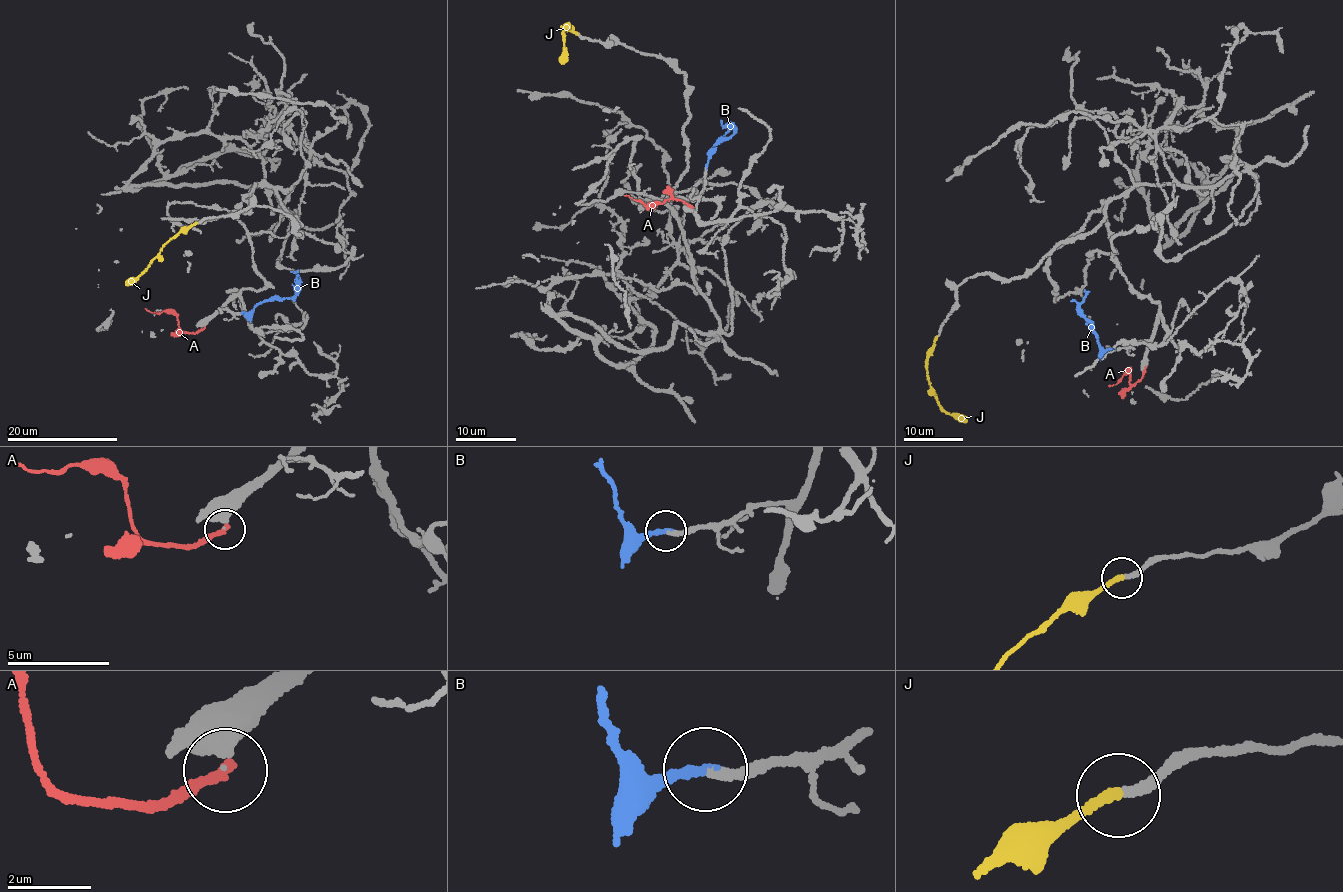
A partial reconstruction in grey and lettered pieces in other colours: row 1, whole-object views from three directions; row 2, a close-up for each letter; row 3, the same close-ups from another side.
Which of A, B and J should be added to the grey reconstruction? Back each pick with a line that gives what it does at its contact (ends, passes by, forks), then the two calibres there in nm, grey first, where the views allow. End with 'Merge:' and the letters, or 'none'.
B: it ends there; 190 nm thick on the grey side, 200 nm on the other
J: it ends there; 200 nm thick on the grey side, 220 nm on the other
Merge: B, J

